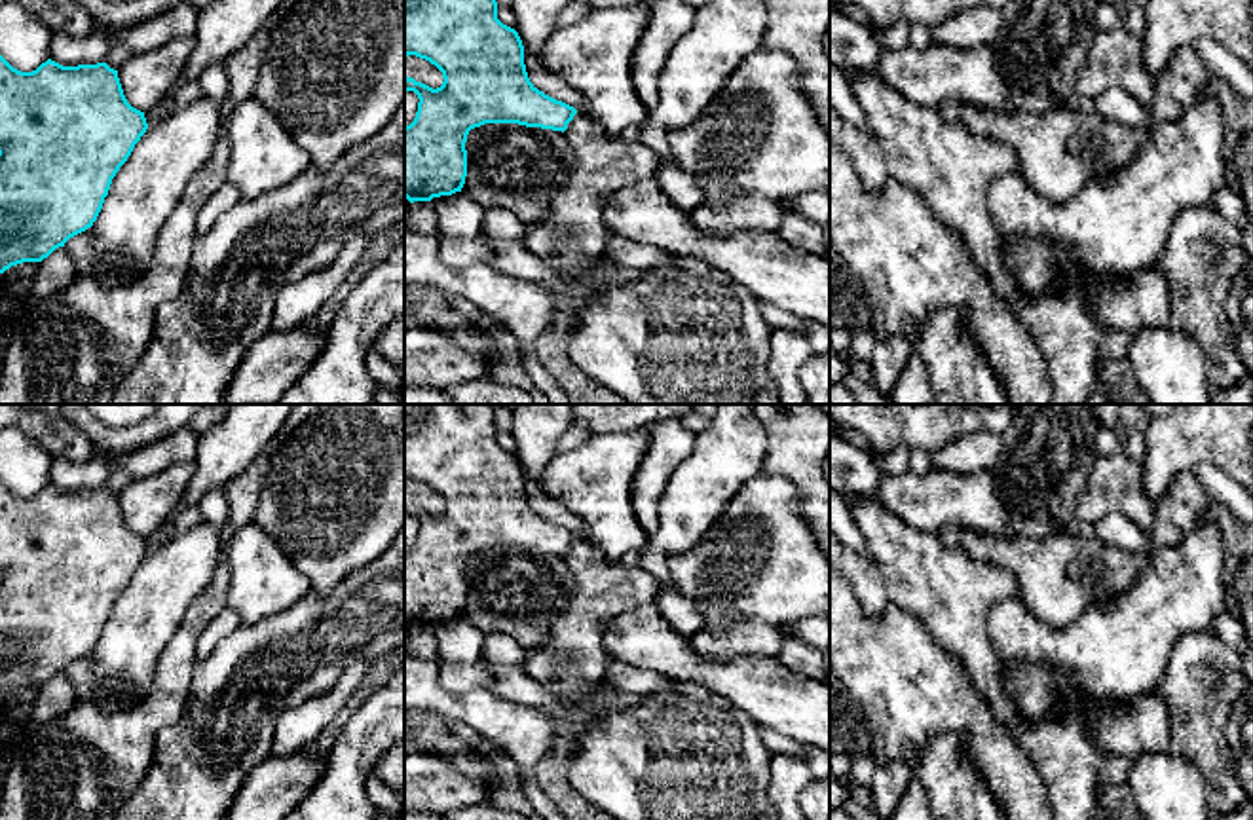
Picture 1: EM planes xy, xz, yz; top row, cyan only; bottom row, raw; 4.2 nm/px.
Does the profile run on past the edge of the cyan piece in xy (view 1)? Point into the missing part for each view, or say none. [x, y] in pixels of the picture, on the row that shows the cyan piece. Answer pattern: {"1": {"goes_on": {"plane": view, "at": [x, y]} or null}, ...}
{"1": {"goes_on": null}}

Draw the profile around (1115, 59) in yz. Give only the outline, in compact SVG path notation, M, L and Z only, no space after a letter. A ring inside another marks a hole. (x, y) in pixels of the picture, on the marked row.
M1122 27L1097 34L1075 76L1075 93L1097 99L1111 87L1128 91L1141 106L1152 101L1152 78L1143 57L1141 38Z

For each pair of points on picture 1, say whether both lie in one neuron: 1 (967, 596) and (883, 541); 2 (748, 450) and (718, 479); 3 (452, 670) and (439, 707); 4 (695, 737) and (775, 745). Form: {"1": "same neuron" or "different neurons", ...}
{"1": "same neuron", "2": "same neuron", "3": "different neurons", "4": "different neurons"}

